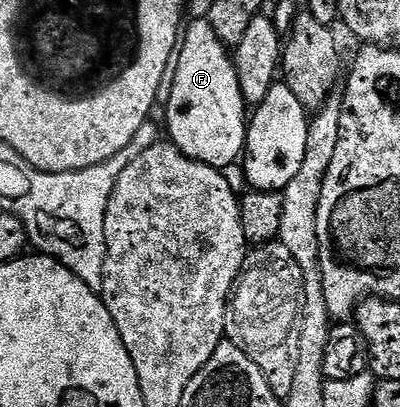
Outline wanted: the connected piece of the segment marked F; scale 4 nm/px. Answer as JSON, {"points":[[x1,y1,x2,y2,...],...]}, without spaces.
{"points":[[207,17,189,21,179,43,181,55,173,91,166,105,168,134,173,146,207,166,221,168,243,155,246,141,246,103,229,47,218,40]]}

